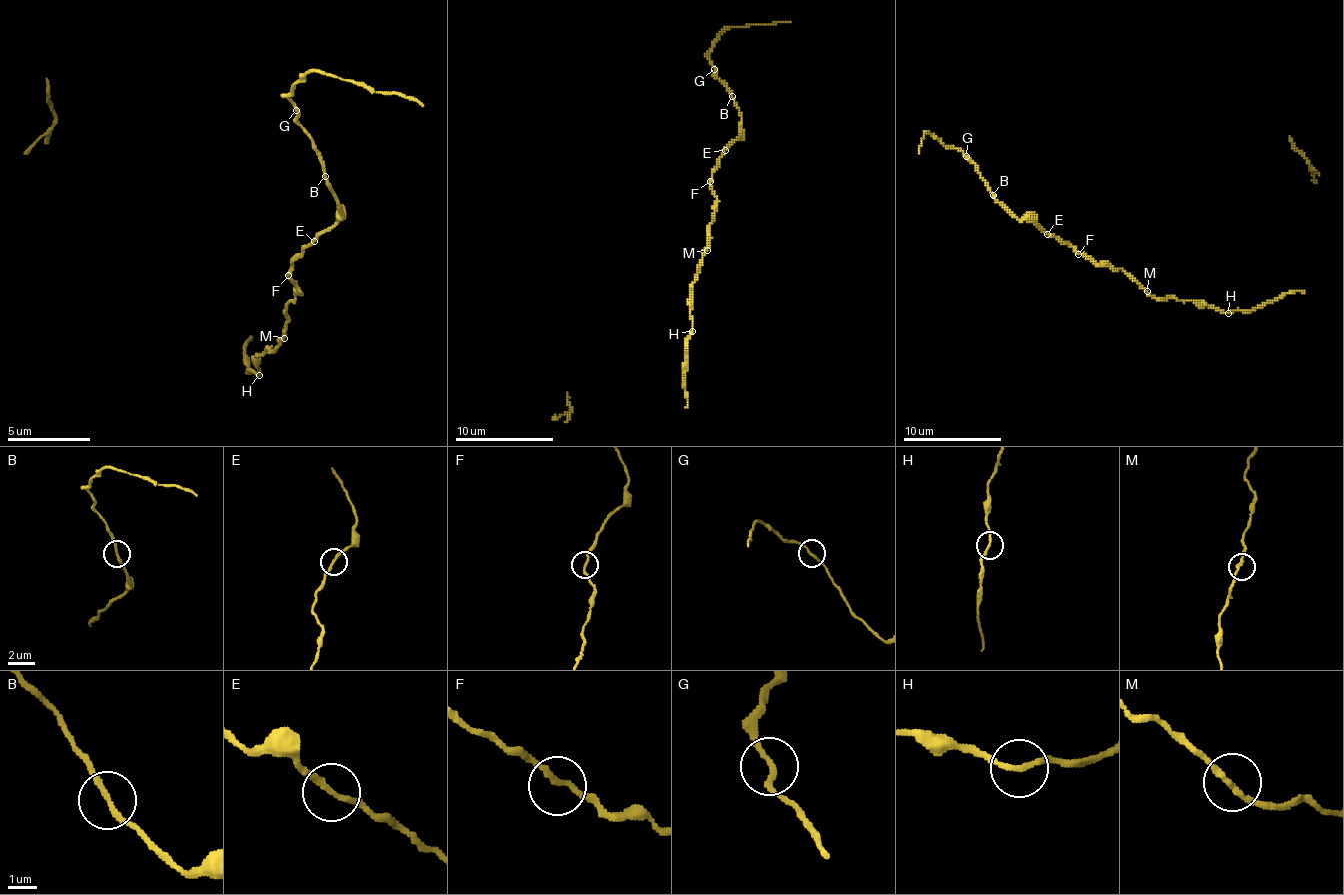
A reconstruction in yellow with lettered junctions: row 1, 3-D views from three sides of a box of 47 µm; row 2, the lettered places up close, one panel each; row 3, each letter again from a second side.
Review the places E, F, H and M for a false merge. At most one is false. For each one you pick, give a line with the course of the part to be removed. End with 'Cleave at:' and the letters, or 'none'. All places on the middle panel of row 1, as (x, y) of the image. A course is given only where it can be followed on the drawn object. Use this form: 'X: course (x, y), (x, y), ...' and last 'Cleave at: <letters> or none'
E: course (724, 149), (739, 135), (741, 113), (710, 59), (712, 44), (727, 29), (791, 22)
Cleave at: E

